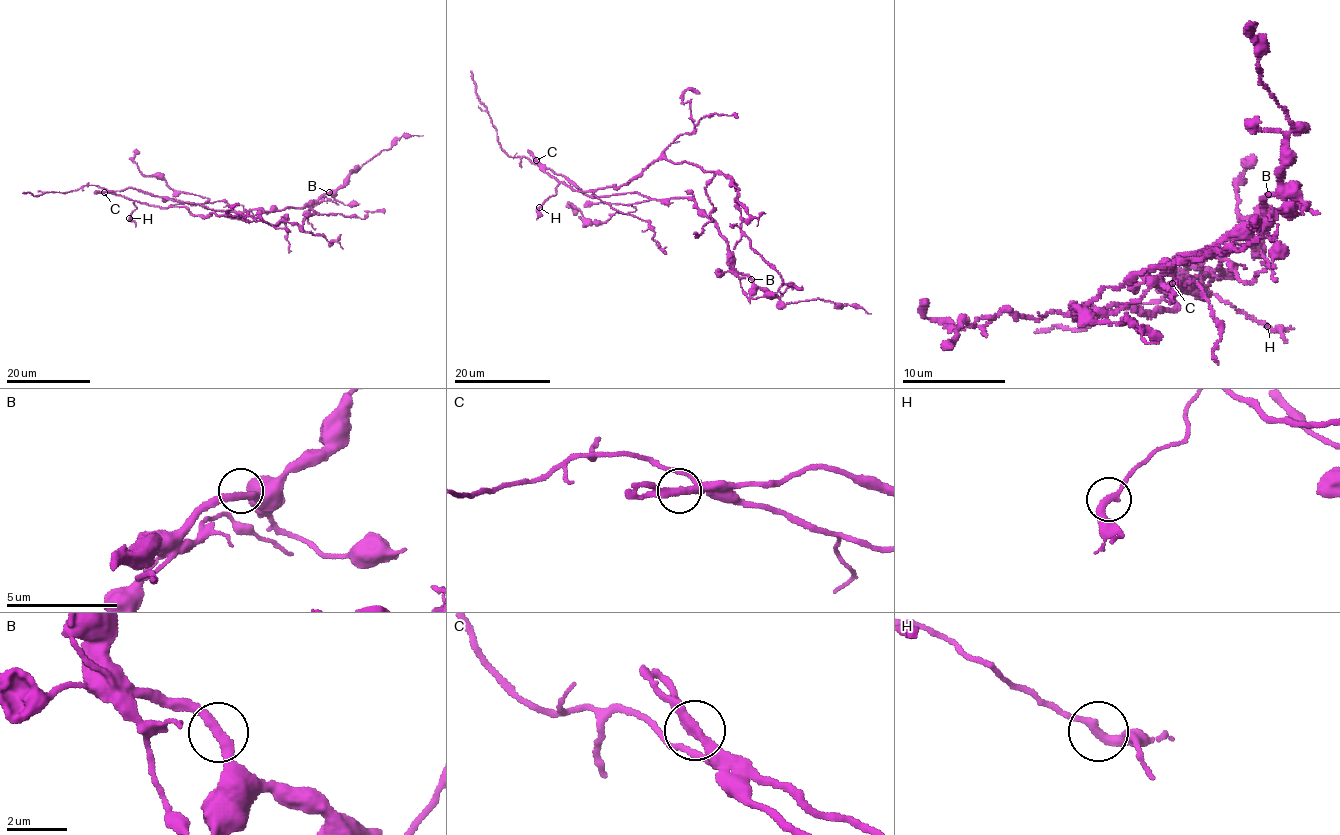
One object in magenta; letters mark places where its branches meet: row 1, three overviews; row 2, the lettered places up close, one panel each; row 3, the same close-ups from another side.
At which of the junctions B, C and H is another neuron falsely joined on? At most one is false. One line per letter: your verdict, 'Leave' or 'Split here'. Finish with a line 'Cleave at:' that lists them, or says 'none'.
B: Leave
C: Leave
H: Leave
Cleave at: none

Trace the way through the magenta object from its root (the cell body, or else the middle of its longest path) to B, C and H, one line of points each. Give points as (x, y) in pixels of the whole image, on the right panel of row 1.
B: (1211, 278), (1177, 289), (1144, 276), (1247, 239), (1268, 194)
C: (1211, 278), (1198, 296), (1205, 298), (1210, 296), (1203, 294), (1197, 283), (1172, 284)
H: (1211, 278), (1198, 296), (1208, 297), (1201, 291), (1210, 291), (1267, 326)

